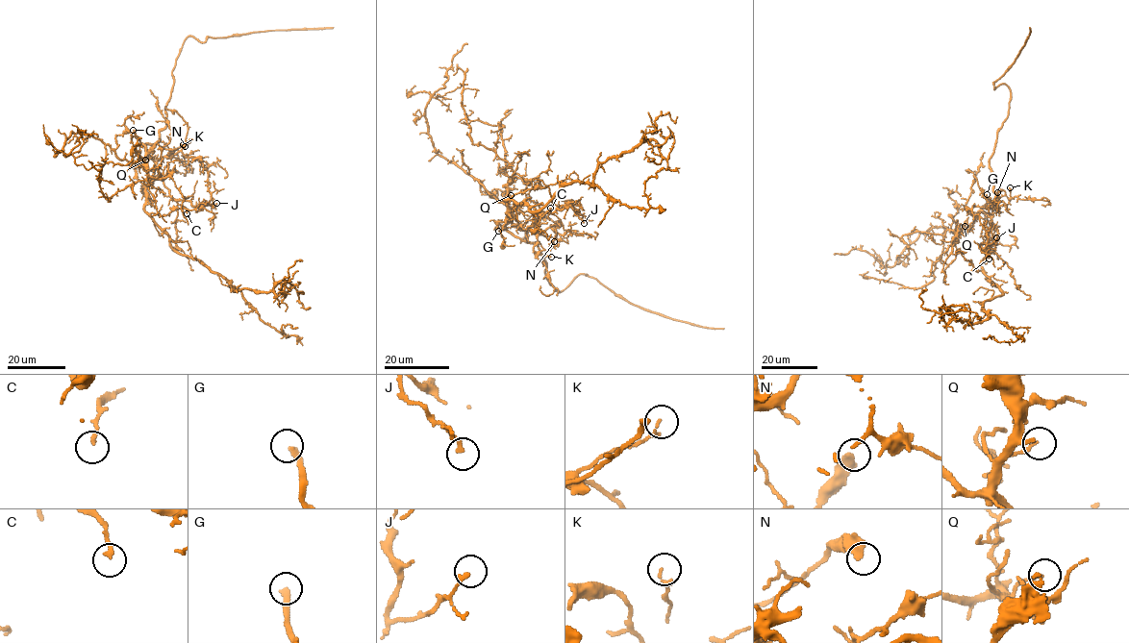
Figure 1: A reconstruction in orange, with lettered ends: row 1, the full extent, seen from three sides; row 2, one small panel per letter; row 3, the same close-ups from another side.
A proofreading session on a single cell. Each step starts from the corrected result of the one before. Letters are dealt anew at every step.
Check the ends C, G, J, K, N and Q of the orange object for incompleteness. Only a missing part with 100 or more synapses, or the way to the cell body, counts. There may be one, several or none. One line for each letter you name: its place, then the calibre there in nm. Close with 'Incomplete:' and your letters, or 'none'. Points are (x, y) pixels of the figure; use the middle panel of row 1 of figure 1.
G: Place: (498, 231). Thickness 280 nm
Incomplete: G

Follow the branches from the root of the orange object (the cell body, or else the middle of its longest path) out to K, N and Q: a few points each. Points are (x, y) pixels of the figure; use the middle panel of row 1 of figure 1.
K: (514, 224), (536, 235), (535, 251), (551, 257)
N: (514, 224), (536, 235), (535, 251), (546, 250), (554, 241)
Q: (514, 224), (510, 209), (504, 202), (511, 195)

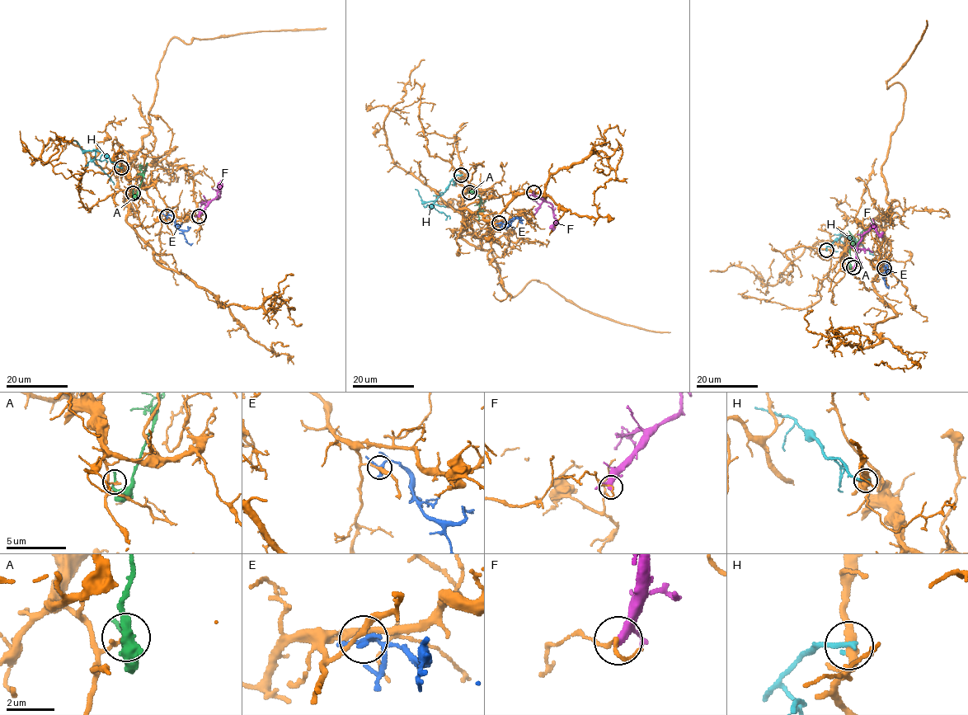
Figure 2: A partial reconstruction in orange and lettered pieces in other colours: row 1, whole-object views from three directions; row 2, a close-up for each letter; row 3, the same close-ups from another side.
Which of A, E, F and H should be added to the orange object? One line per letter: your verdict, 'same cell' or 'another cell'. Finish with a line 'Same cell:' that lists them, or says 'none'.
A: another cell
E: another cell
F: another cell
H: another cell
Same cell: none

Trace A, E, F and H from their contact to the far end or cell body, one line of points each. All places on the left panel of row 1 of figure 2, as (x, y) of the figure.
A: (133, 192), (134, 195), (137, 192), (143, 178), (141, 168)
E: (166, 216), (171, 214), (185, 238), (189, 243), (193, 243)
F: (199, 216), (220, 189), (218, 195)
H: (121, 167), (96, 151), (92, 161), (110, 176), (113, 185)

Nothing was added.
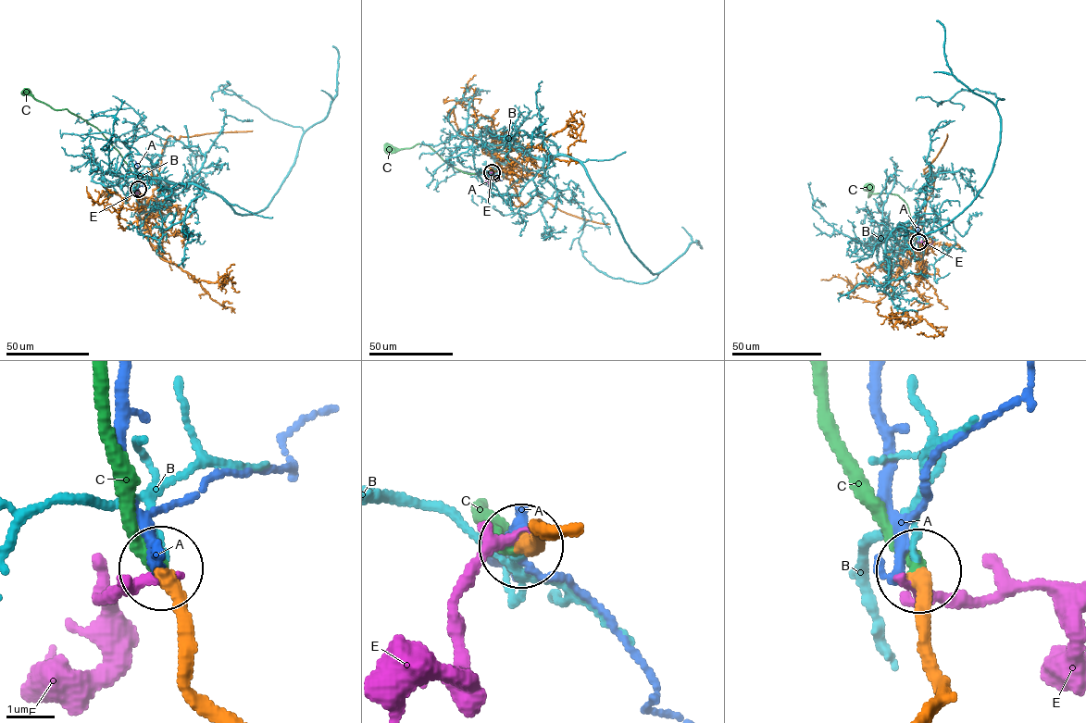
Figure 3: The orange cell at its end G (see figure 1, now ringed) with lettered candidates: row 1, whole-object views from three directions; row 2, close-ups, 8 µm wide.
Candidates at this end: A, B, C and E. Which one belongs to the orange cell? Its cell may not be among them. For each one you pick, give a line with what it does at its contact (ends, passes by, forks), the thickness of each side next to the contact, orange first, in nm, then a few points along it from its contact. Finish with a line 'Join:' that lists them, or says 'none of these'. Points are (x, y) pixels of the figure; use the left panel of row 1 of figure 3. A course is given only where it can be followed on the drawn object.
C: it ends there; 320 nm thick on the orange side, 280 nm on the other; it runs (138, 190), (129, 165), (96, 128), (67, 109), (54, 109), (27, 92)
Join: C

